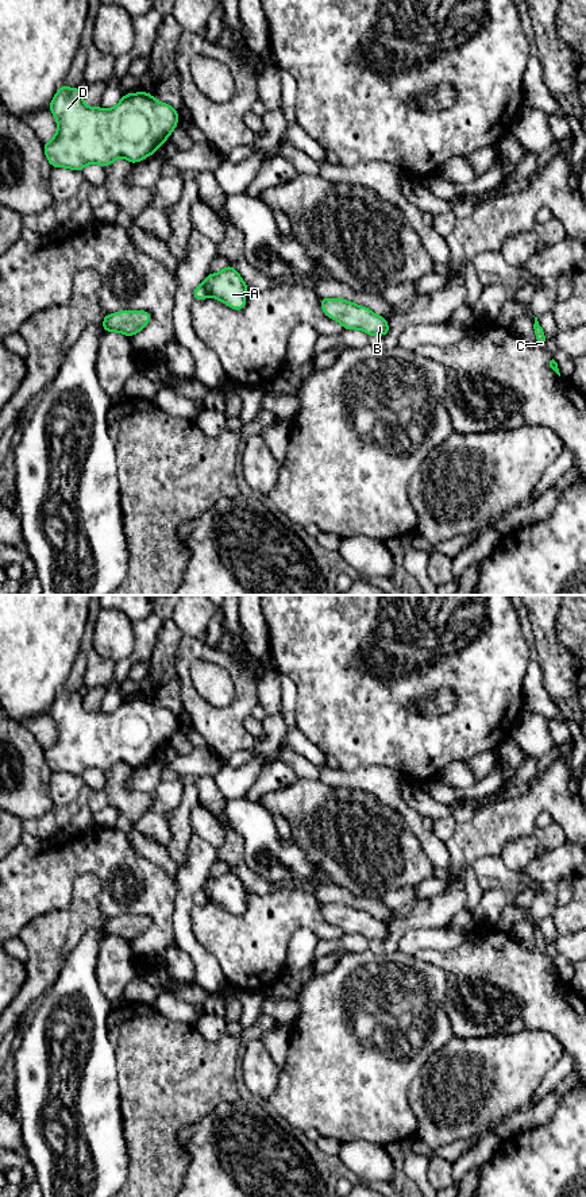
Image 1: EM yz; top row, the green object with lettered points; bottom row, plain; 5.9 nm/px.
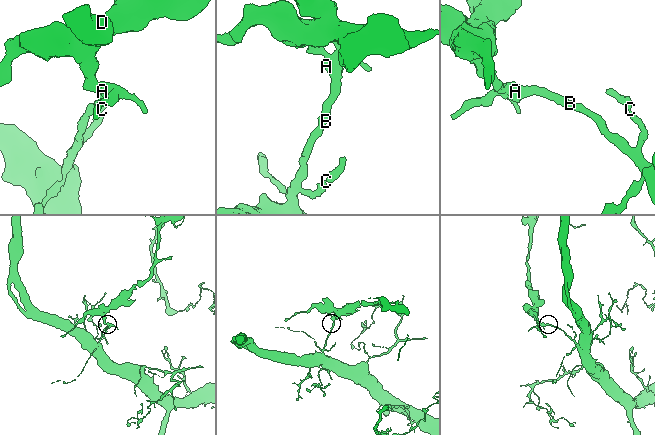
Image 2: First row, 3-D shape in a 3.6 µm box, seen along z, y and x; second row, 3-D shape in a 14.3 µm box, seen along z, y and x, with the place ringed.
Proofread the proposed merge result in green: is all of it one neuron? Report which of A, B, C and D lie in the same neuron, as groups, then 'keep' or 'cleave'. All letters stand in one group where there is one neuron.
A B C / D | cleave

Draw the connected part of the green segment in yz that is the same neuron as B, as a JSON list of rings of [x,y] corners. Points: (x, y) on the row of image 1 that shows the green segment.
[[[320,298],[320,305],[324,314],[339,321],[344,329],[361,329],[367,336],[386,336],[390,332],[388,320],[369,308],[342,298]]]

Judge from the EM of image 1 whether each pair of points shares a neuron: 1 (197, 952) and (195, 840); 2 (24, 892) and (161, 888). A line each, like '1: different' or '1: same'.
1: same
2: same

